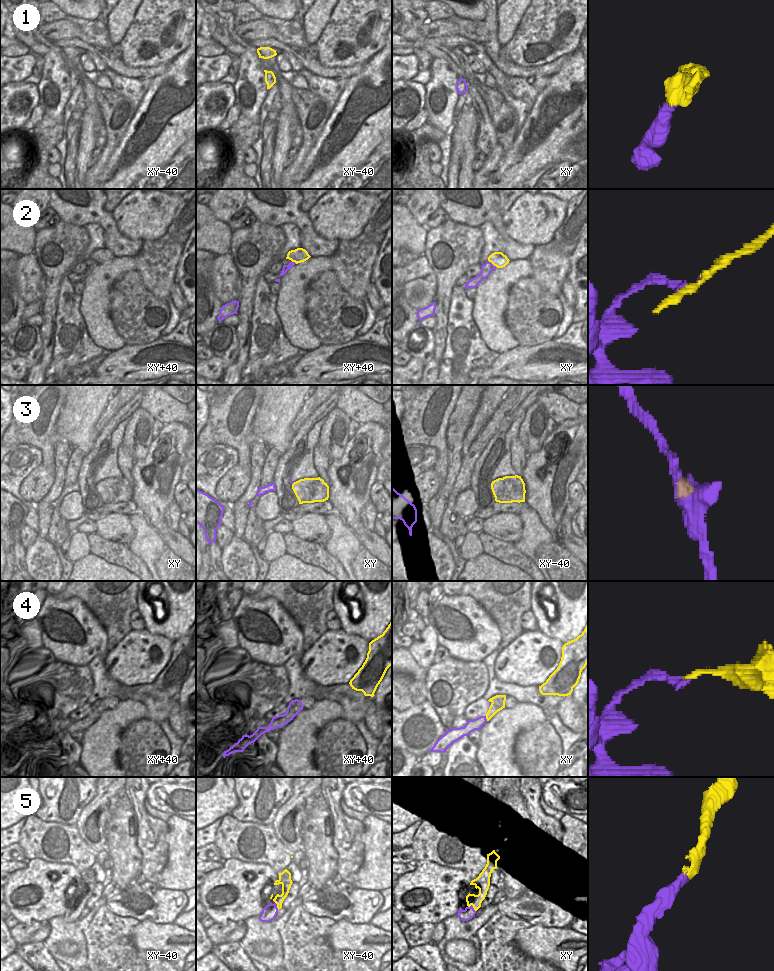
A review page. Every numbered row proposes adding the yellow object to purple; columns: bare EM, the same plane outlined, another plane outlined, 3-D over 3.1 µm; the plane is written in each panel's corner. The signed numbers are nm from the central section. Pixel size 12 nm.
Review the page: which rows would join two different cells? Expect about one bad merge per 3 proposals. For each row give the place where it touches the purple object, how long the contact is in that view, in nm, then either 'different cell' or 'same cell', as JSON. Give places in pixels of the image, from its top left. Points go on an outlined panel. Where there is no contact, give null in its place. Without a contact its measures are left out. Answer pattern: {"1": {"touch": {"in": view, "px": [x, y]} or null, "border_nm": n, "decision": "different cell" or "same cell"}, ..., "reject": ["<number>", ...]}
{"1": {"touch": null, "decision": "same cell"}, "2": {"touch": {"in": "xy", "px": [492, 264]}, "border_nm": 150, "decision": "different cell"}, "3": {"touch": null, "decision": "same cell"}, "4": {"touch": {"in": "xy", "px": [485, 718]}, "border_nm": 70, "decision": "same cell"}, "5": {"touch": {"in": "xy", "px": [472, 907]}, "border_nm": 120, "decision": "same cell"}, "reject": ["2"]}

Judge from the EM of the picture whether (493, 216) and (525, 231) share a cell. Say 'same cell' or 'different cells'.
different cells

